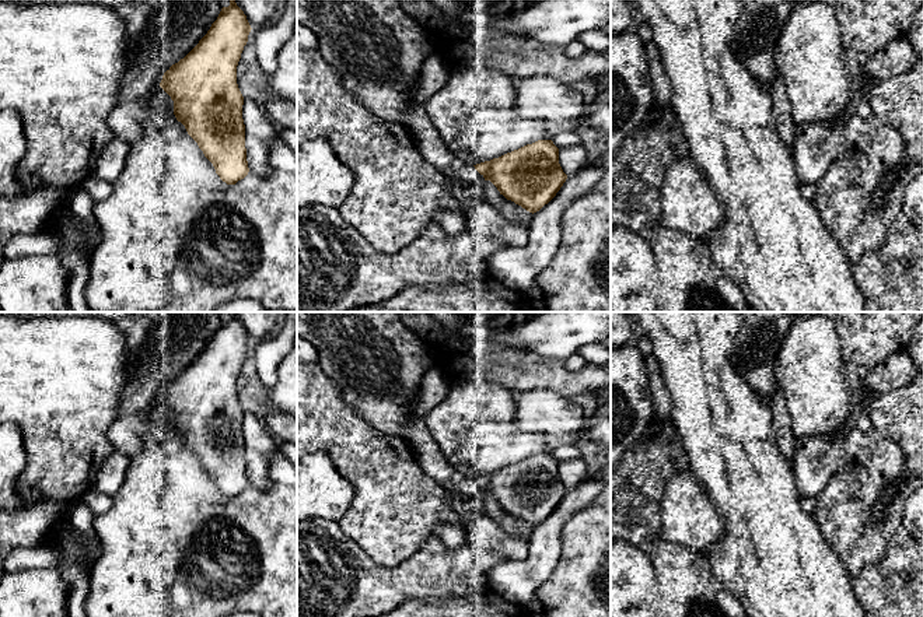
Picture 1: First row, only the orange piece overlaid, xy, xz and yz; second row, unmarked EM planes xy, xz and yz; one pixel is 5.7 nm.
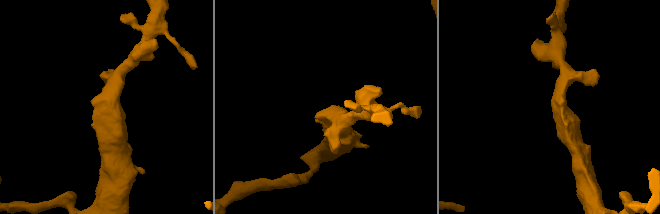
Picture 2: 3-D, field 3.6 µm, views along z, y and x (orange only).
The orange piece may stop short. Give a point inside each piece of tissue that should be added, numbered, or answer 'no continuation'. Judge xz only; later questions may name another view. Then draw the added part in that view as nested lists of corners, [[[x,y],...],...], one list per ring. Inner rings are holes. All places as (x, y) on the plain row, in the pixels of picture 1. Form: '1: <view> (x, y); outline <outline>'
1: xz (433, 389); outline [[[437,365],[423,375],[412,402],[412,418],[405,427],[405,438],[410,442],[422,470],[438,485],[464,498],[479,498],[485,495],[483,488],[447,463],[424,420],[445,399],[450,385]]]

